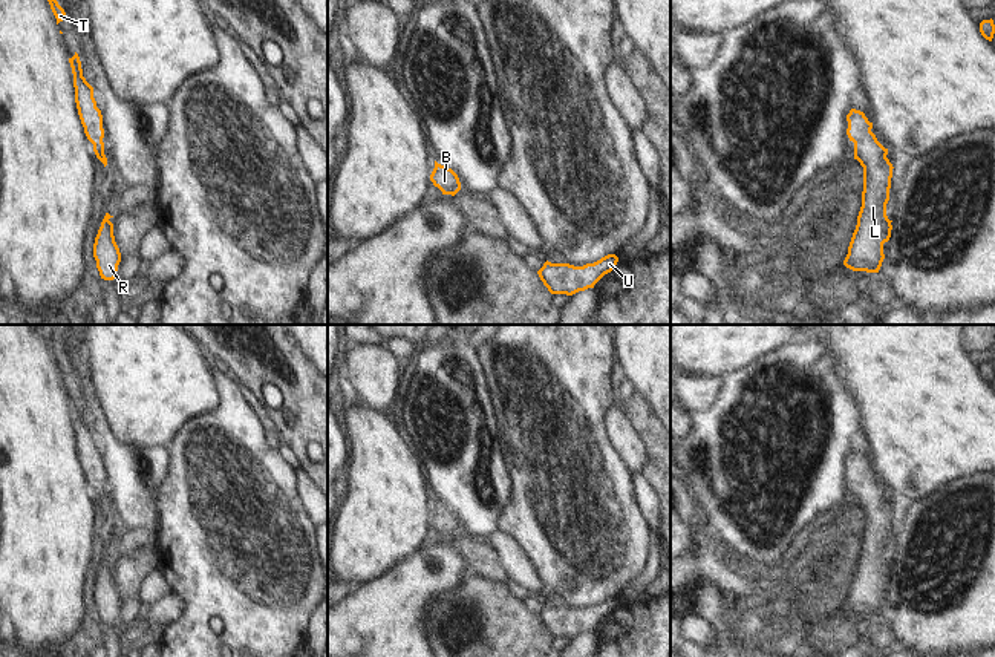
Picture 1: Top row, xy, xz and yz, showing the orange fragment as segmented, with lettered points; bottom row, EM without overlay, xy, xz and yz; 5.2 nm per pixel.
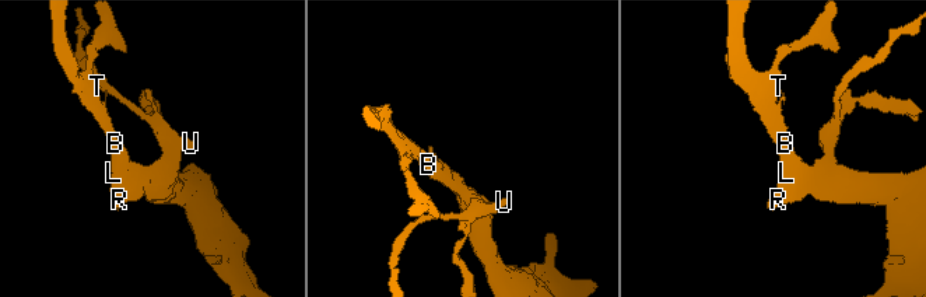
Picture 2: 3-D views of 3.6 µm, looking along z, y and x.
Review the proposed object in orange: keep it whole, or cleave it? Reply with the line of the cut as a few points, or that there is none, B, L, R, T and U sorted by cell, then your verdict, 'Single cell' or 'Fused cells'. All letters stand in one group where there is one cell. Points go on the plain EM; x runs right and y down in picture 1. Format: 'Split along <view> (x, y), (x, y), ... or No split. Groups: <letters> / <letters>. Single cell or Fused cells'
No split. Groups: B L R T U. Single cell.

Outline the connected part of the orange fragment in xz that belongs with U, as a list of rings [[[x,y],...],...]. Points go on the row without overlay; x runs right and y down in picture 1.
[[[608,597],[583,610],[551,606],[546,603],[537,617],[551,637],[573,639],[579,634],[594,631],[605,617],[615,611],[617,605],[618,600],[615,597]]]

